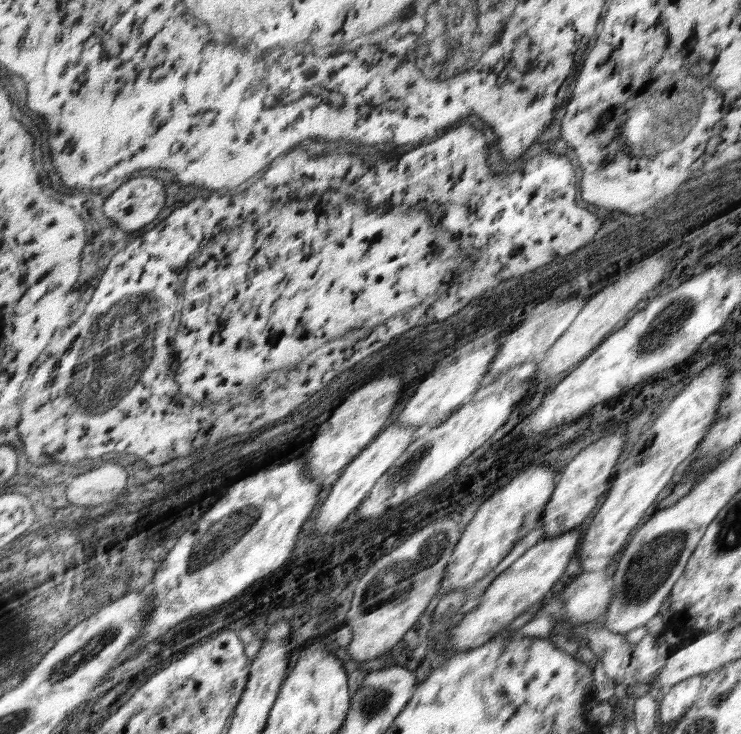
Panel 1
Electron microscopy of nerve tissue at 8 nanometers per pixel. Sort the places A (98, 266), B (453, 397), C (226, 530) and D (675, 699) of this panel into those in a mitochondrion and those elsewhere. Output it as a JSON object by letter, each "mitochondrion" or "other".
{"A":"other","B":"other","C":"mitochondrion","D":"other"}

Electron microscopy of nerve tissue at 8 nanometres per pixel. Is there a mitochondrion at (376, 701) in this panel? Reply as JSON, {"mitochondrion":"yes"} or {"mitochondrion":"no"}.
{"mitochondrion":"yes"}

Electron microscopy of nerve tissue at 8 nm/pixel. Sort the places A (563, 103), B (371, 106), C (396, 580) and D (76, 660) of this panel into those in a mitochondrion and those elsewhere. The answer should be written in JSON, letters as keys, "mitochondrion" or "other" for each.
{"A":"other","B":"other","C":"mitochondrion","D":"mitochondrion"}

